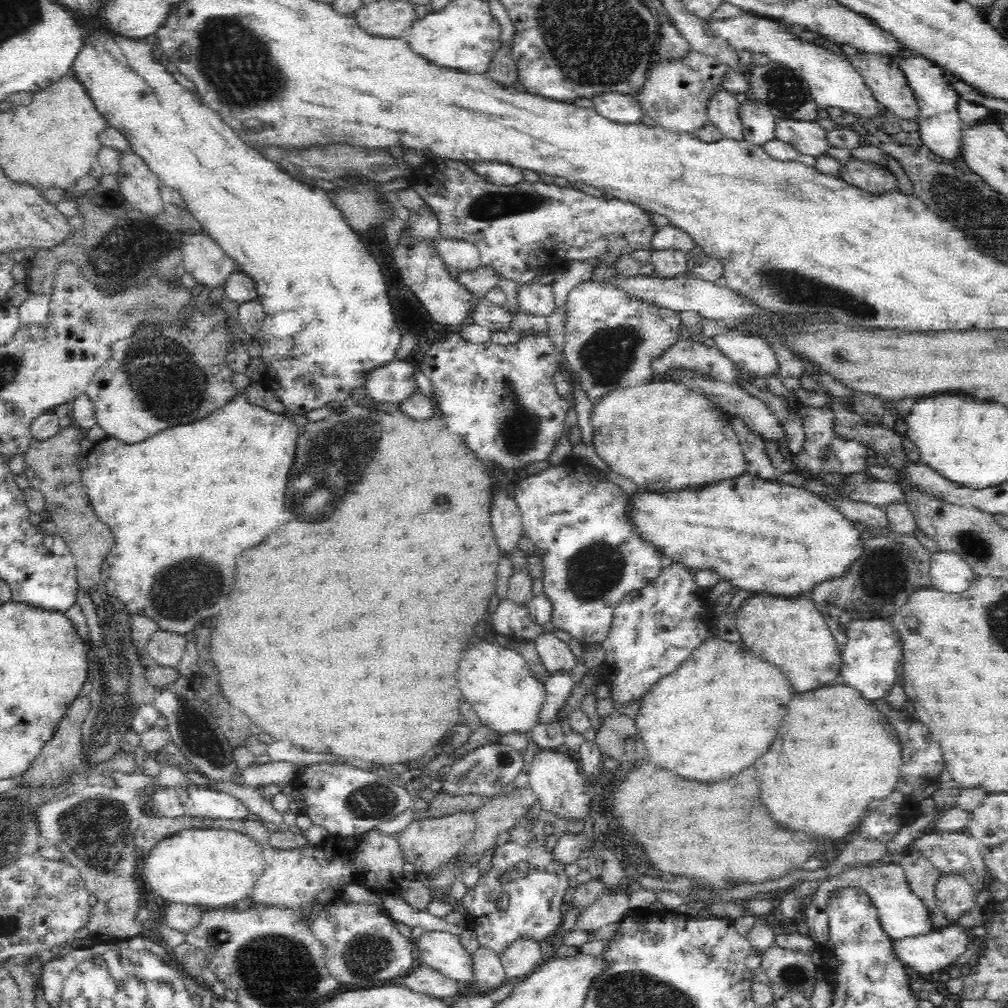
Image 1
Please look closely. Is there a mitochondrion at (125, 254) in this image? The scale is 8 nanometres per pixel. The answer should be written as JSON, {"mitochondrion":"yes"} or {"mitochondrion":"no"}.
{"mitochondrion":"yes"}

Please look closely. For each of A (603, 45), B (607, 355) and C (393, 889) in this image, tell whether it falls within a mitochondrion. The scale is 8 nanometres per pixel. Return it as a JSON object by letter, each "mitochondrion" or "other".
{"A":"mitochondrion","B":"mitochondrion","C":"other"}

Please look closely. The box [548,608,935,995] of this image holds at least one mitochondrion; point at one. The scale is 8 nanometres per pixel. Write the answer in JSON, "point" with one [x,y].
{"point":[795,975]}

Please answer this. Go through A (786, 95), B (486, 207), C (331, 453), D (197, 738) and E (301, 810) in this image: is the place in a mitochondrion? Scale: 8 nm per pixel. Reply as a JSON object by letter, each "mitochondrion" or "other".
{"A":"mitochondrion","B":"mitochondrion","C":"mitochondrion","D":"mitochondrion","E":"other"}

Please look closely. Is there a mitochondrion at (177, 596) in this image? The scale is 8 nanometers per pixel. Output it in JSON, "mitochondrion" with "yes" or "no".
{"mitochondrion":"yes"}

